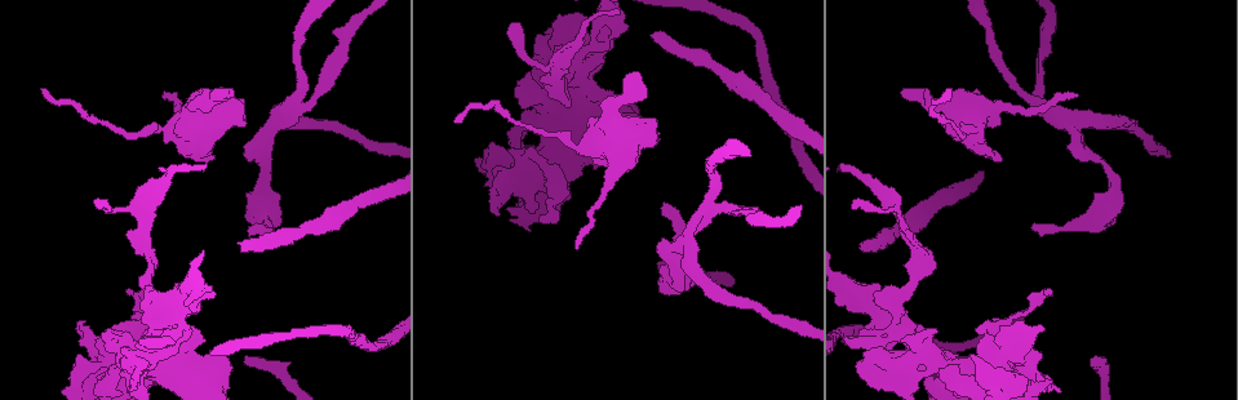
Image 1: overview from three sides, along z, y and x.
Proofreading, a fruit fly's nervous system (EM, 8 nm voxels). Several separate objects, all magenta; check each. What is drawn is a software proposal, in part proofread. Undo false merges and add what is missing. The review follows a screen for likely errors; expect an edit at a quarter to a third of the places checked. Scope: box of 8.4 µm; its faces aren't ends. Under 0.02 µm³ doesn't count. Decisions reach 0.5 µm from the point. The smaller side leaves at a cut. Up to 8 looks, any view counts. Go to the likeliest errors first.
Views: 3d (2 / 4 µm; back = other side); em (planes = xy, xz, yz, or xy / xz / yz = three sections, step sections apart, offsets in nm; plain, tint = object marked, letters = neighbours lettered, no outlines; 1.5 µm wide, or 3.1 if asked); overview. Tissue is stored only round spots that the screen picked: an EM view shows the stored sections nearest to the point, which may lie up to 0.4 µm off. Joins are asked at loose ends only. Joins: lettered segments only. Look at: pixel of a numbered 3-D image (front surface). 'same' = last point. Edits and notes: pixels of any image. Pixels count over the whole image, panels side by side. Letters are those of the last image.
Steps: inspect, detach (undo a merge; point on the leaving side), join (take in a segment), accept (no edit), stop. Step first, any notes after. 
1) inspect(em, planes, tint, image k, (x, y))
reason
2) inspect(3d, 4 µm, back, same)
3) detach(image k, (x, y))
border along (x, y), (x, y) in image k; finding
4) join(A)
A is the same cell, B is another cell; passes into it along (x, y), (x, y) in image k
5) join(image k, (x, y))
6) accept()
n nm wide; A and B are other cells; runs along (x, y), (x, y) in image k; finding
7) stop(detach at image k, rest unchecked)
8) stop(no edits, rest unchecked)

inspect(3d, 4 µm, image 1, (238, 243))
an open end

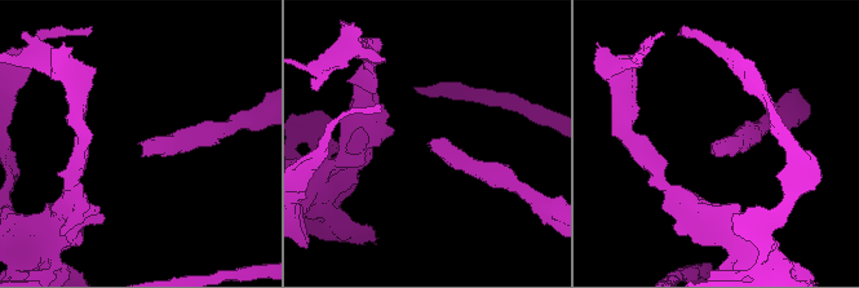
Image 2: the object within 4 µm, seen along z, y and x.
inspect(em, planes, letters, image 2, (715, 142))
need the tissue

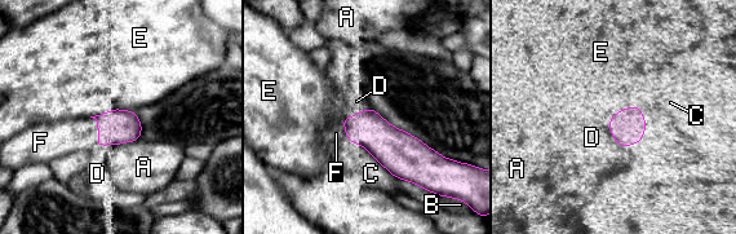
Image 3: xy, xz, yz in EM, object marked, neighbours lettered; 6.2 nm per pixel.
join(F)
F is the same cell, A, B, C, D and E are other cells; the cell continues

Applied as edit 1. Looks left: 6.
inspect(3d, 2 µm, back, image 1, (113, 376))
abrupt turn

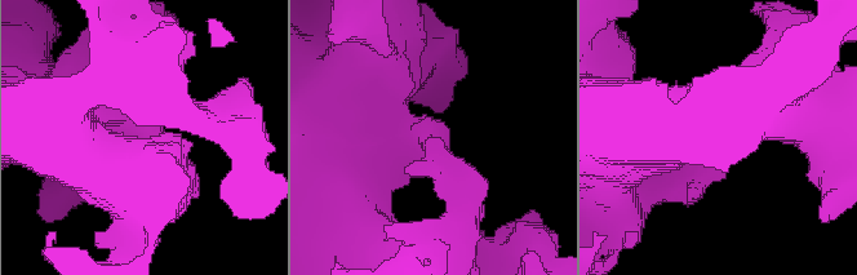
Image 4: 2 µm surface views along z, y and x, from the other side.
inspect(em, planes, letters, image 4, (137, 135))

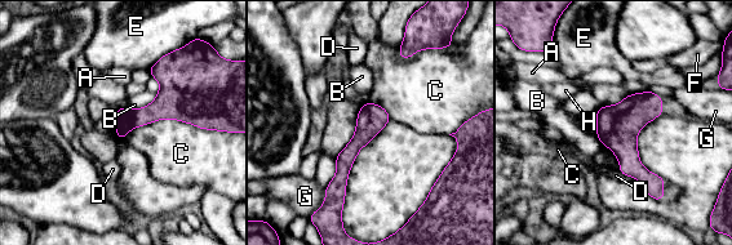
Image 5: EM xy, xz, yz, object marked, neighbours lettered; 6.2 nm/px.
accept()
C touches over 550 nm; A, B, C, D, E, F, G and H are other cells; runs along (377, 108), (332, 190) in image 5; one cell here

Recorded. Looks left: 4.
inspect(3d, 4 µm, image 1, (165, 92))
tapers out

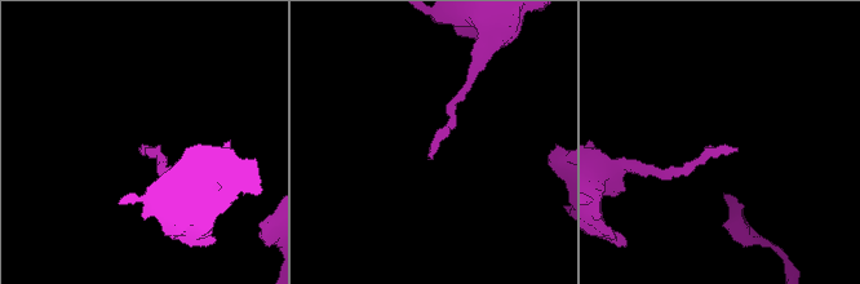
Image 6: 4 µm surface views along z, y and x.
inspect(em, planes, letters, image 6, (139, 149))

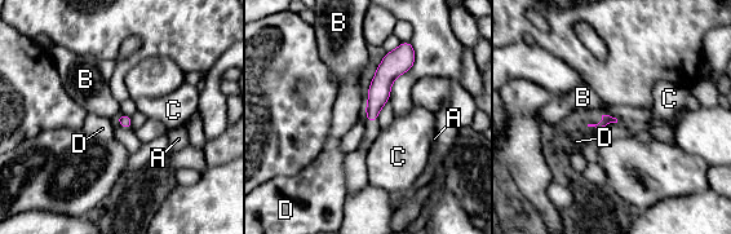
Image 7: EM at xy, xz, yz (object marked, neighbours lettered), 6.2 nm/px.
accept()
A, B, C and D are other cells; runs along (408, 56), (381, 82), (370, 118) in image 7; no lettered segment goes on from it

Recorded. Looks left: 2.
stop(join at image 3, rest unchecked)

